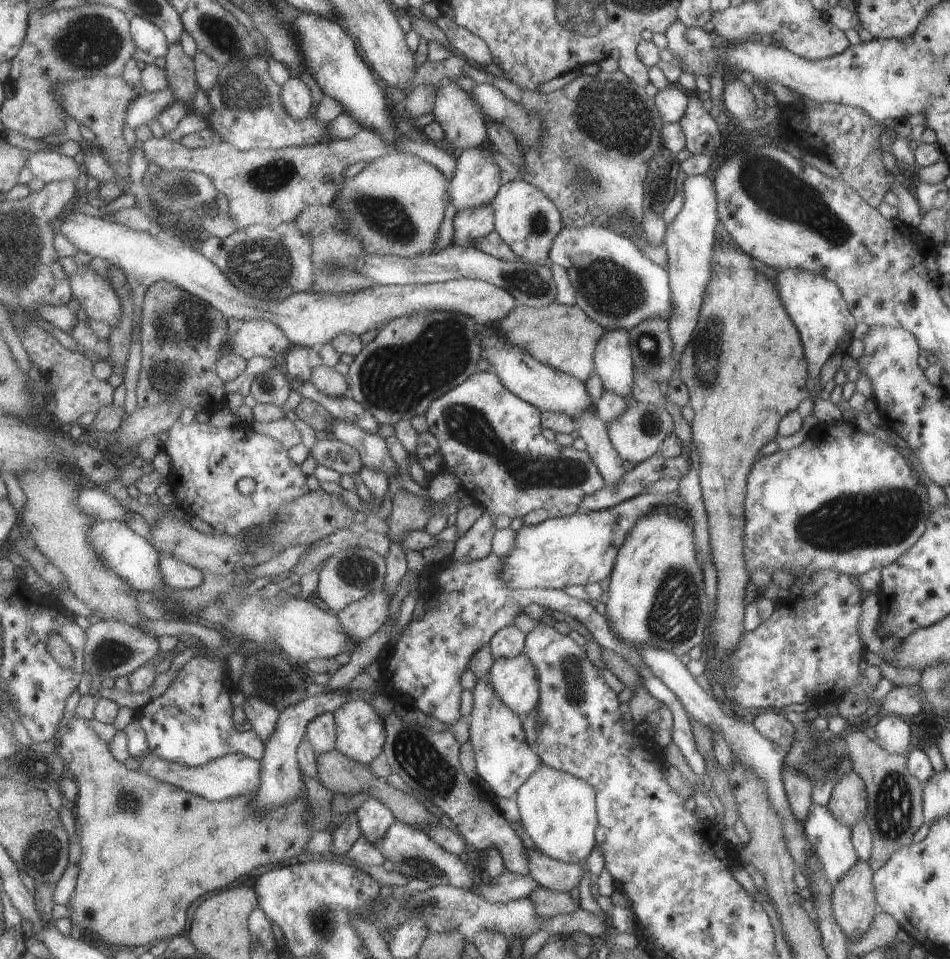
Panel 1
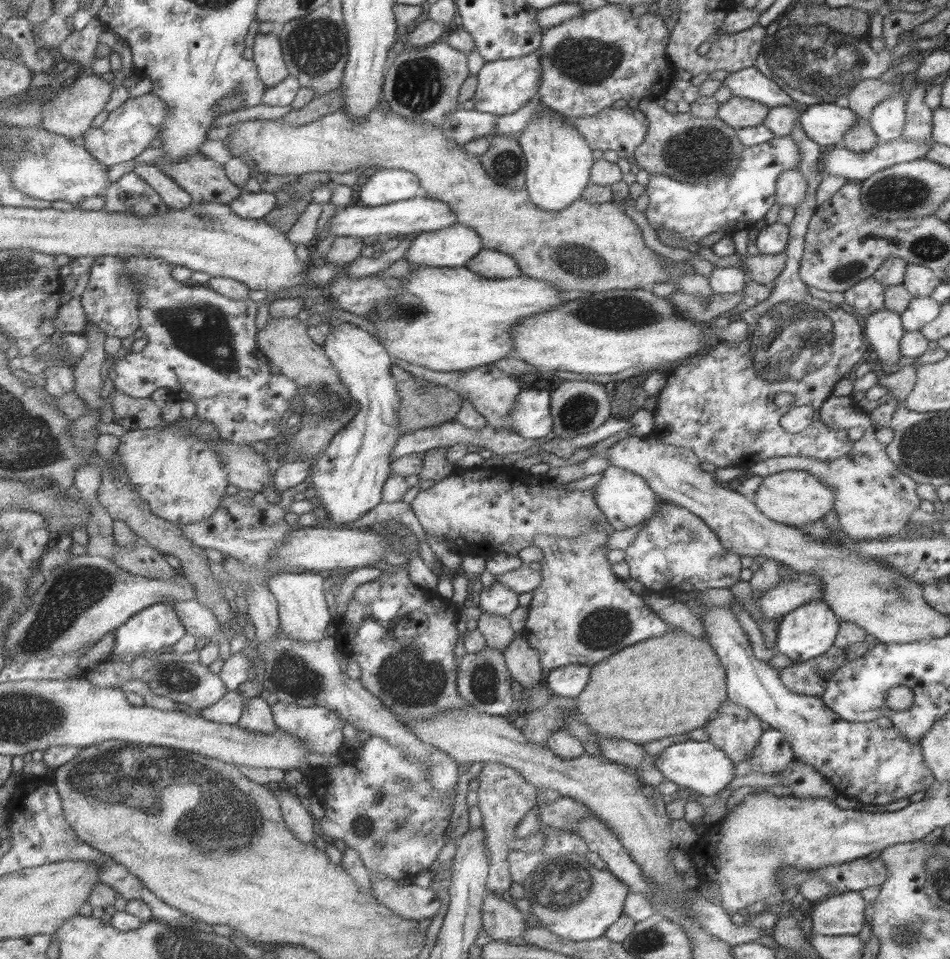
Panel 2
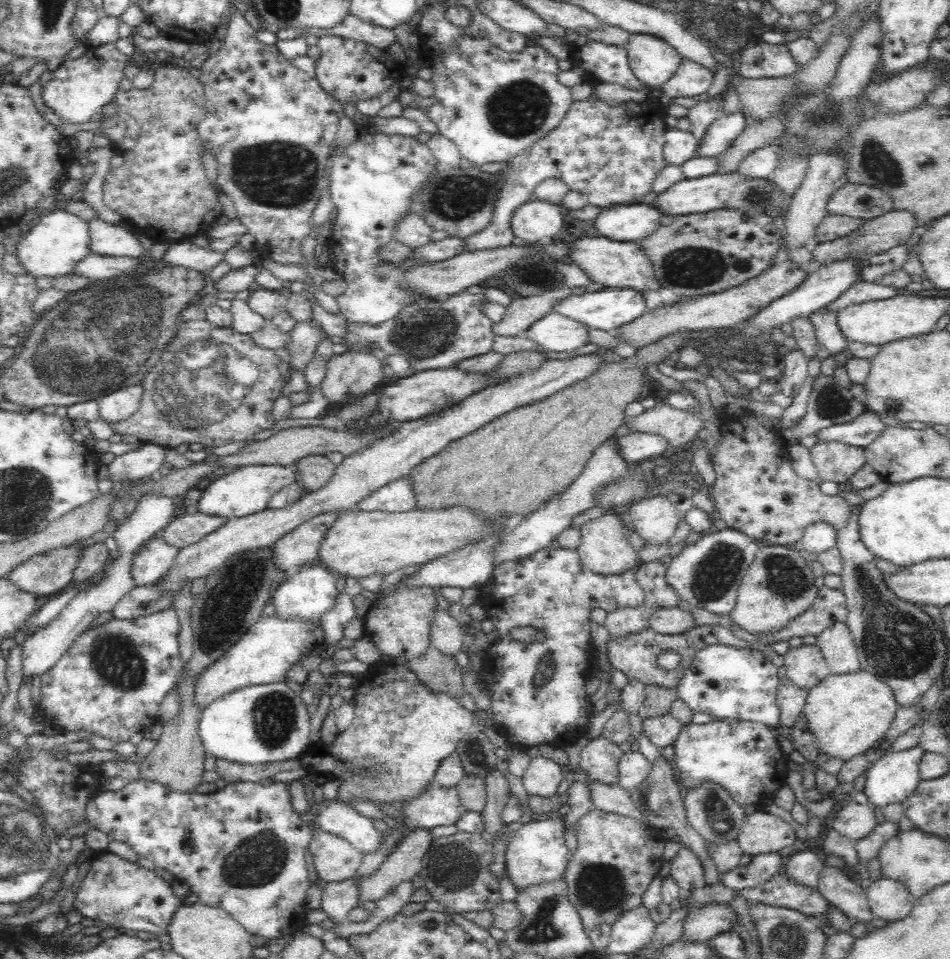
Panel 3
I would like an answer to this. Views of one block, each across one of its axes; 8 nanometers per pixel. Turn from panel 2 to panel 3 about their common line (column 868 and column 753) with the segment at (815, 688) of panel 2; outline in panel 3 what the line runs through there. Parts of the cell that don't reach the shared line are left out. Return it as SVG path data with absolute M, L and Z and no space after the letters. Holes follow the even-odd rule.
M704 624L696 625L680 634L660 634L655 630L648 629L640 631L638 634L627 634L626 636L617 636L611 638L608 642L607 655L609 656L611 666L615 670L621 670L628 679L636 679L646 685L657 685L665 688L676 689L680 683L680 679L690 668L692 658L698 650L702 650L708 644L729 644L730 646L737 646L738 648L749 648L750 650L762 651L776 666L780 667L785 664L785 658L776 653L770 645L755 642L752 646L748 645L748 641L736 637L732 631L722 627L718 624ZM664 650L677 650L680 654L680 664L678 668L671 671L661 669L656 662L656 656Z

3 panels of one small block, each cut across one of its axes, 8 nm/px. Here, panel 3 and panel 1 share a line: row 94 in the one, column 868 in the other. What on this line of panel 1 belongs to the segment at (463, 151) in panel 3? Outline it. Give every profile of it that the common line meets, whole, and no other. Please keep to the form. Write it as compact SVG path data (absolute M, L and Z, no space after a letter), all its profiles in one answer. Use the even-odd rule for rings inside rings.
M846 418L829 422L820 422L811 427L806 439L798 446L788 450L777 450L770 455L765 455L751 465L746 476L746 495L744 496L744 547L742 557L748 570L748 576L757 569L768 574L773 570L788 571L789 569L831 569L848 575L859 575L871 568L890 565L897 560L908 548L911 548L923 531L926 520L930 515L927 491L920 483L902 454L892 446L888 446L871 433L863 432L857 426L852 425Z

